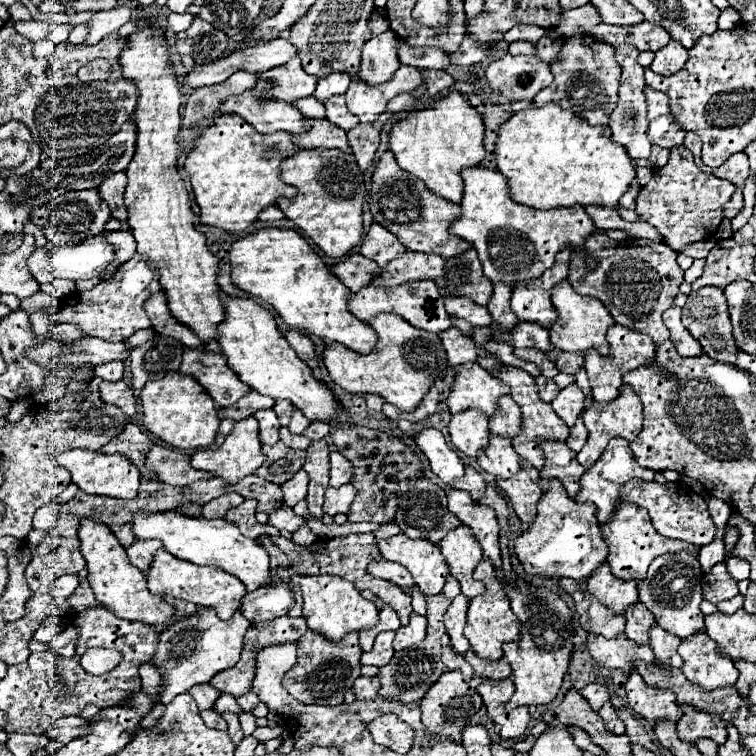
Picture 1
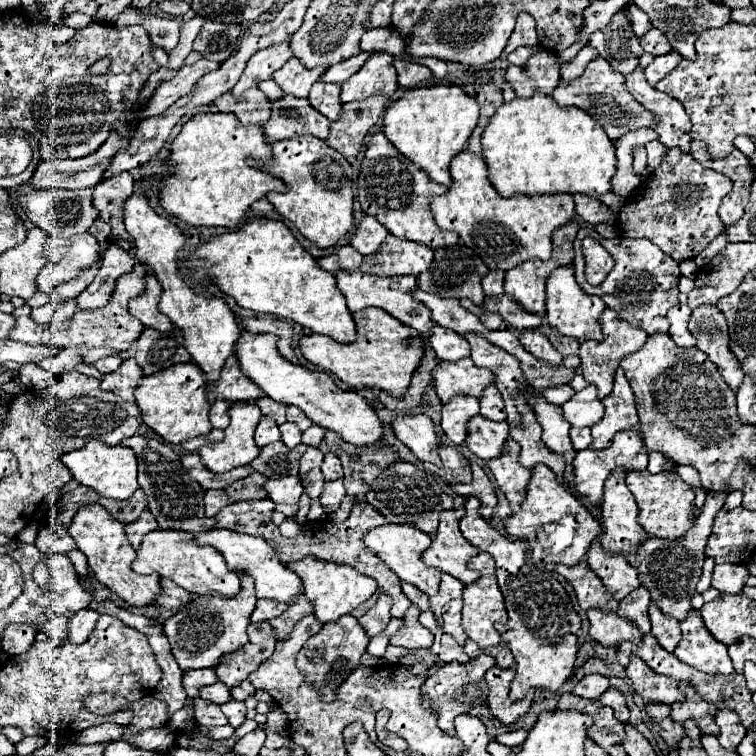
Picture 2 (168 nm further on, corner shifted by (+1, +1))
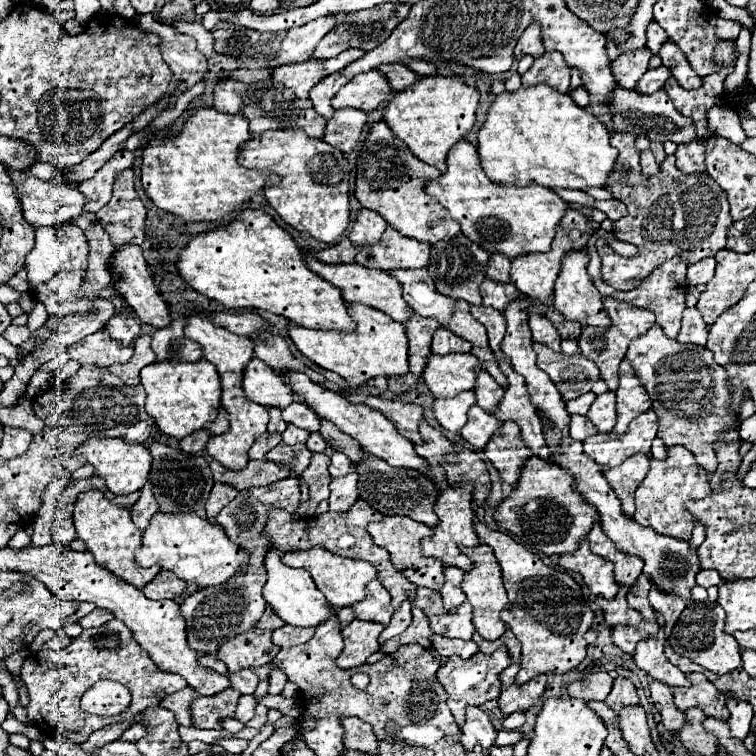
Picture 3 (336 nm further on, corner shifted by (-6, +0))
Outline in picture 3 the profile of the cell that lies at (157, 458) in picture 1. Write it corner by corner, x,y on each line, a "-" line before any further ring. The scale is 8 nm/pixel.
211,460
209,468
213,470
215,482
231,484
237,490
247,490
251,486
267,486
291,476
291,470
287,466
269,460
251,460
243,470
229,470
219,462

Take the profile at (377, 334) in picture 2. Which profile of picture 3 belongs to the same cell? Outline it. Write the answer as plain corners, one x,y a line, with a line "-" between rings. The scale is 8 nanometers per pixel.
349,304
349,316
355,320
353,332
337,332
337,330
309,330
303,326
289,324
287,334
295,342
297,350
307,356
313,364
337,372
341,378
349,382
349,386
357,388
375,376
403,376
409,370
407,360
407,336
403,332
403,324
387,318
387,314
363,306

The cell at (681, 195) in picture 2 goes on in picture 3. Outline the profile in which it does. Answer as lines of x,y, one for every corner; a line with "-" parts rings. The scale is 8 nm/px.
615,132
611,136
611,144
618,149
619,155
616,169
609,176
605,188
613,194
613,198
627,206
627,216
613,222
615,238
637,246
639,252
627,258
617,254
607,242
597,242
597,250
603,260
603,280
617,290
637,288
647,274
675,254
683,254
691,264
715,256
725,248
727,228
733,222
727,196
719,184
715,184
707,174
683,176
683,172
675,166
675,156
667,156
663,160
659,174
649,178
641,176
640,153
635,147
635,139
634,134
623,132

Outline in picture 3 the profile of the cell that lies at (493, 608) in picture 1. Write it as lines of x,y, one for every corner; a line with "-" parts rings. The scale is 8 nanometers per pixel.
477,544
473,548
465,548
463,552
473,562
473,568
469,572
465,572
465,578
461,582
461,590
465,592
467,600
473,606
473,624
475,624
475,630
483,638
495,640
495,638
499,638
507,630
505,622
499,618
499,612
509,604
507,592
505,592
505,586
503,586
503,580
501,580
501,568
499,568
499,564
495,560
495,554
491,552
491,548
487,544

